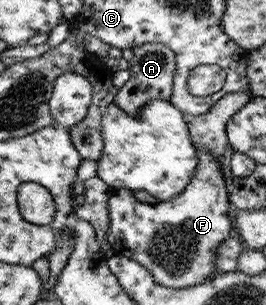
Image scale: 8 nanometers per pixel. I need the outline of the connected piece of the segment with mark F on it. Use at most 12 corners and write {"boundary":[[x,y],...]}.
{"boundary":[[197,149],[192,184],[145,204],[109,190],[114,254],[166,287],[214,278],[228,240],[222,165]]}

